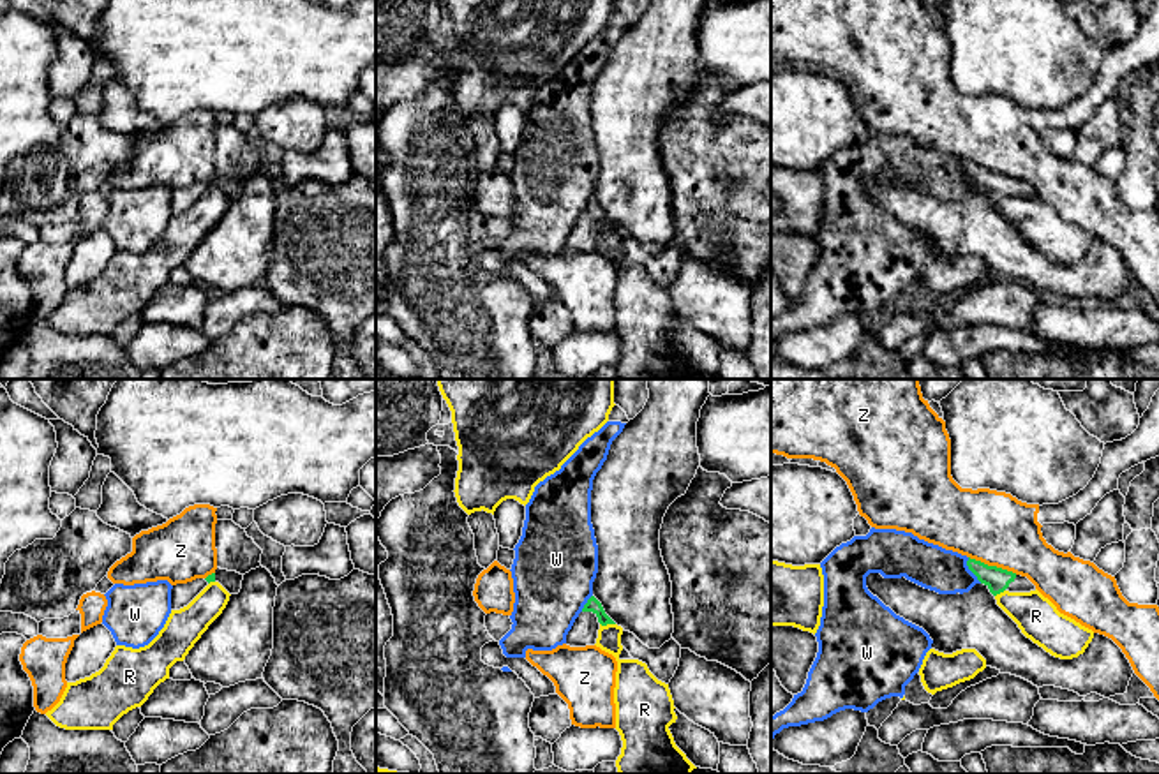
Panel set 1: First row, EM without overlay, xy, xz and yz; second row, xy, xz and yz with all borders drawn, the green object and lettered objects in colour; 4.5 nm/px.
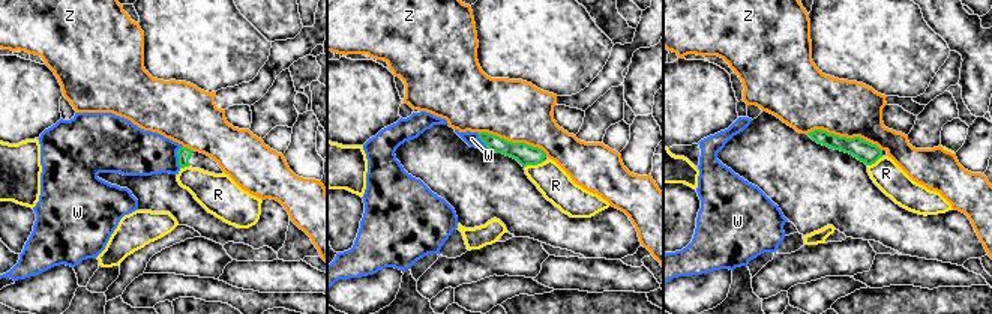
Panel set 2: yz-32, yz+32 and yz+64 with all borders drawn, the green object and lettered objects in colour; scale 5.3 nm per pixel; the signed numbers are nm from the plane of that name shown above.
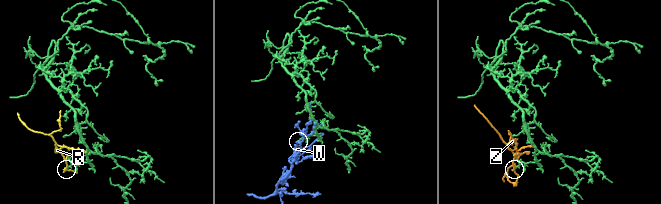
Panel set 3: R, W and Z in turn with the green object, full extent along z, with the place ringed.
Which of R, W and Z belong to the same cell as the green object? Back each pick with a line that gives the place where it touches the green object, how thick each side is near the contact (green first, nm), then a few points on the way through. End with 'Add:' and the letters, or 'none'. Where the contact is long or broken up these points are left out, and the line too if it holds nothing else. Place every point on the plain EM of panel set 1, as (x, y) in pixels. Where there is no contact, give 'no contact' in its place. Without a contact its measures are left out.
Add: none

